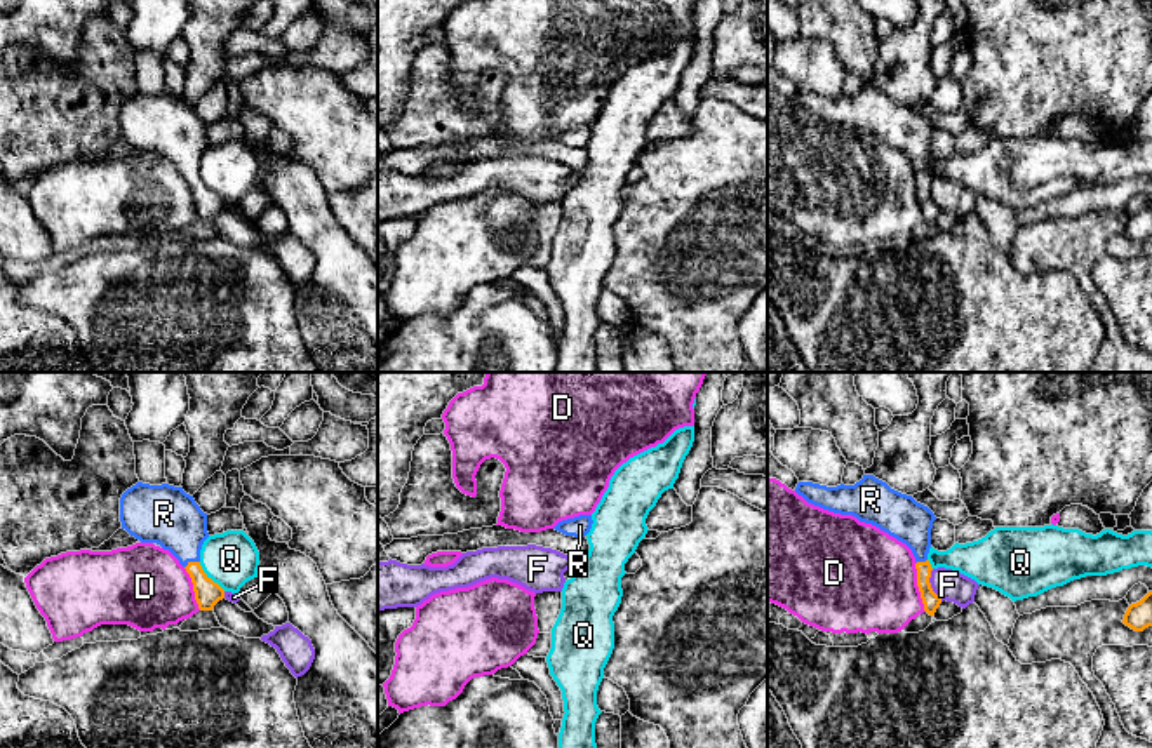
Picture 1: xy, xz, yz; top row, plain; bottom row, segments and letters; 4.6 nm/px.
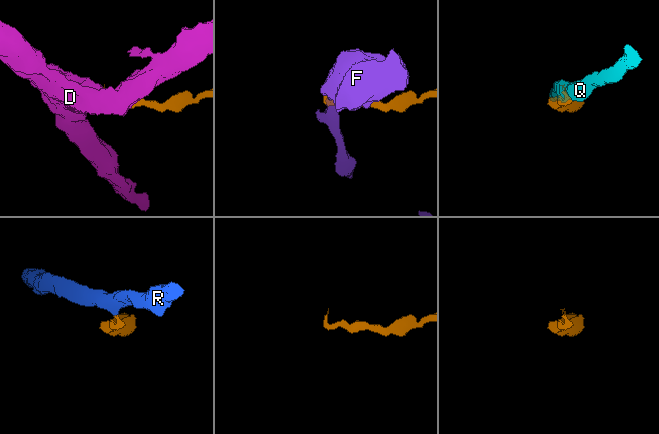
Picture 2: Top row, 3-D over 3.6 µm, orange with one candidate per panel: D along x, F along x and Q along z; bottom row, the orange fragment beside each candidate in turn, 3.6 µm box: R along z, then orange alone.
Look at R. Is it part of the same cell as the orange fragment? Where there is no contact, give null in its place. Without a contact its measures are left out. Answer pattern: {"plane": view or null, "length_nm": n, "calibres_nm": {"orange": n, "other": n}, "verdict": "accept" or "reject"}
{"plane": "xy", "length_nm": 80, "calibres_nm": {"orange": 120, "other": 280}, "verdict": "accept"}

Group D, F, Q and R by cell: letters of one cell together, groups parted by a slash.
D / F / Q / R

